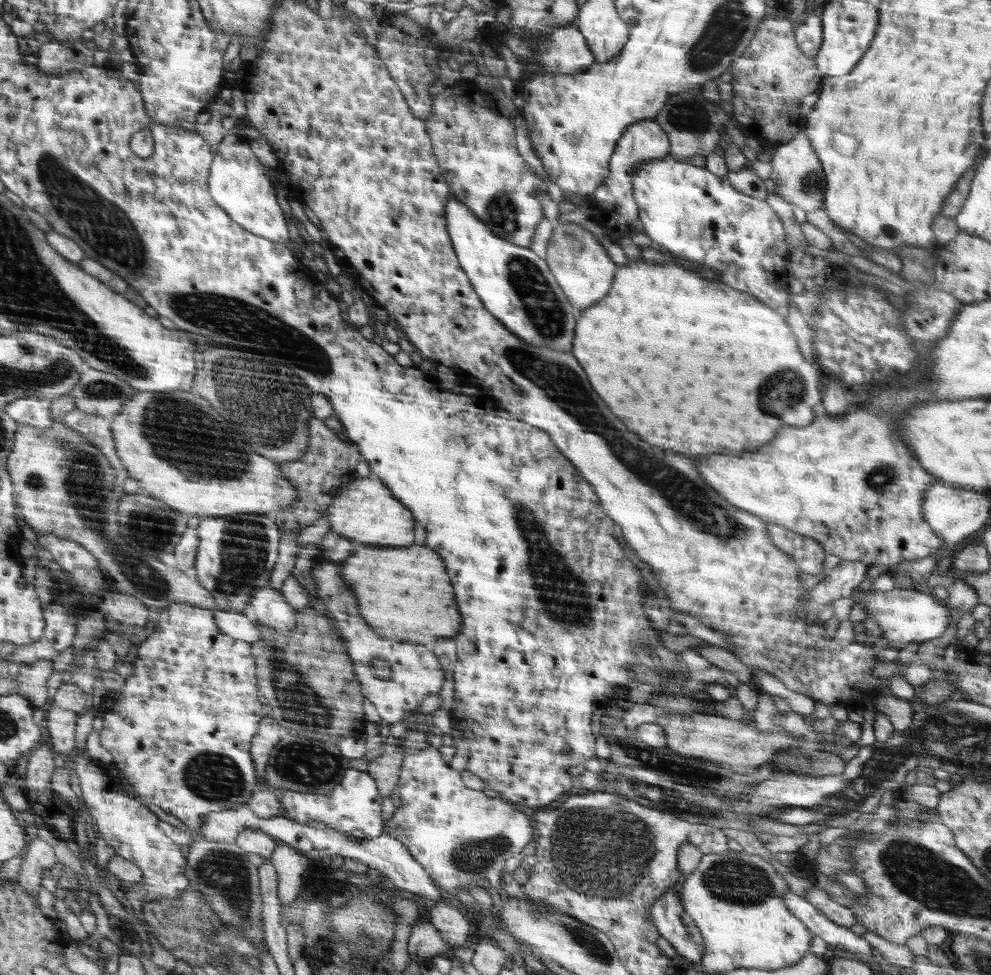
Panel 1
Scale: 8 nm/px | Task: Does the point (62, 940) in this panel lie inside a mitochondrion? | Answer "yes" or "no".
no

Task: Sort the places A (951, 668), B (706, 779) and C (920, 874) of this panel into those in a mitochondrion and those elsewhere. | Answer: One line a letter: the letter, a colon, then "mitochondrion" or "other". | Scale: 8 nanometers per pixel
A: other
B: mitochondrion
C: mitochondrion

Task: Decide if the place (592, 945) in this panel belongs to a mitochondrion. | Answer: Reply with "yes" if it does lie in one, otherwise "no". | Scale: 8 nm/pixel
yes

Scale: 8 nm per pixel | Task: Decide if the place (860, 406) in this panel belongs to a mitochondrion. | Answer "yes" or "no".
no

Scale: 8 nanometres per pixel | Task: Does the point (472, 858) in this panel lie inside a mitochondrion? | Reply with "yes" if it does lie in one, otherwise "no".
yes

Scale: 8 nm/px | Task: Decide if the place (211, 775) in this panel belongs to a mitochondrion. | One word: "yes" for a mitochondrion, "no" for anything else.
yes

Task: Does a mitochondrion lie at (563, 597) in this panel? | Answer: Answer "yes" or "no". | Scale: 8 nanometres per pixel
yes

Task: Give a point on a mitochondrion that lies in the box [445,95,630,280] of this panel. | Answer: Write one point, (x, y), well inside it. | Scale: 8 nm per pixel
(501, 212)

